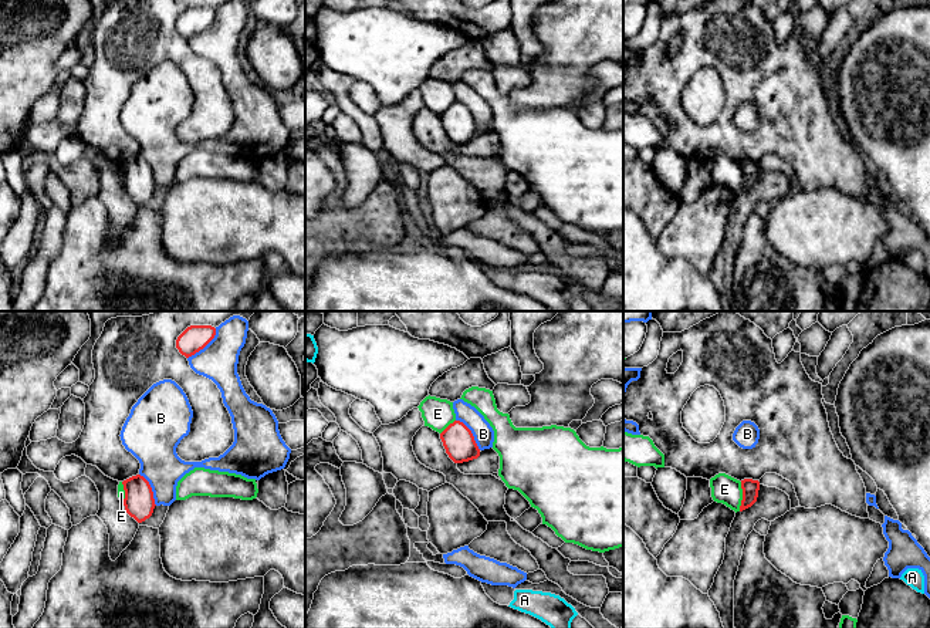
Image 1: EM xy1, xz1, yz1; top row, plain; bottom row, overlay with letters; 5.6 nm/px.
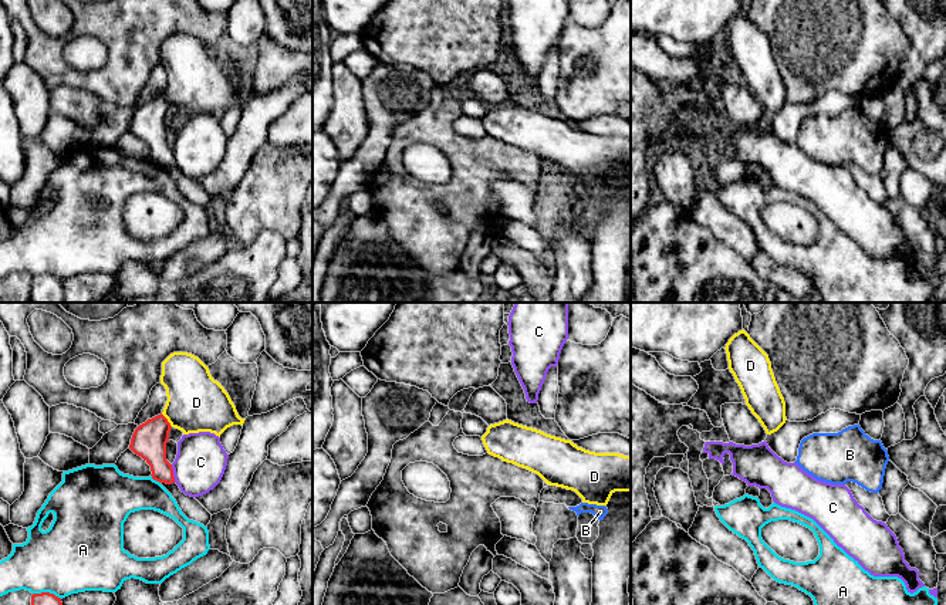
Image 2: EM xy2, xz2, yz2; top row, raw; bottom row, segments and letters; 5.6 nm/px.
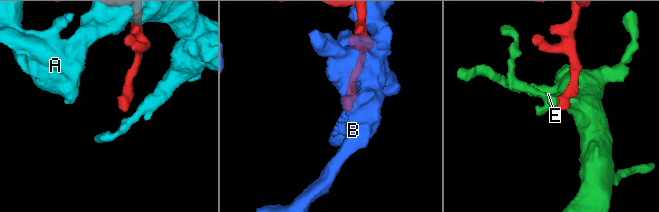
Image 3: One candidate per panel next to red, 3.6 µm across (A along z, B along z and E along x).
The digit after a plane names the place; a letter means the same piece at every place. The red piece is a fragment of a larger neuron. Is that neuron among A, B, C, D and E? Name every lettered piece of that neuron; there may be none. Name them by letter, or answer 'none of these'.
D

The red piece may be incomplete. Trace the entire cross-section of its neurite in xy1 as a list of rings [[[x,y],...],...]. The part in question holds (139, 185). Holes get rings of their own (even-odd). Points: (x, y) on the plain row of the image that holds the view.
[[[132,158],[122,163],[125,172],[124,188],[126,195],[138,205],[149,200],[155,190],[153,173],[149,163],[141,158]]]

